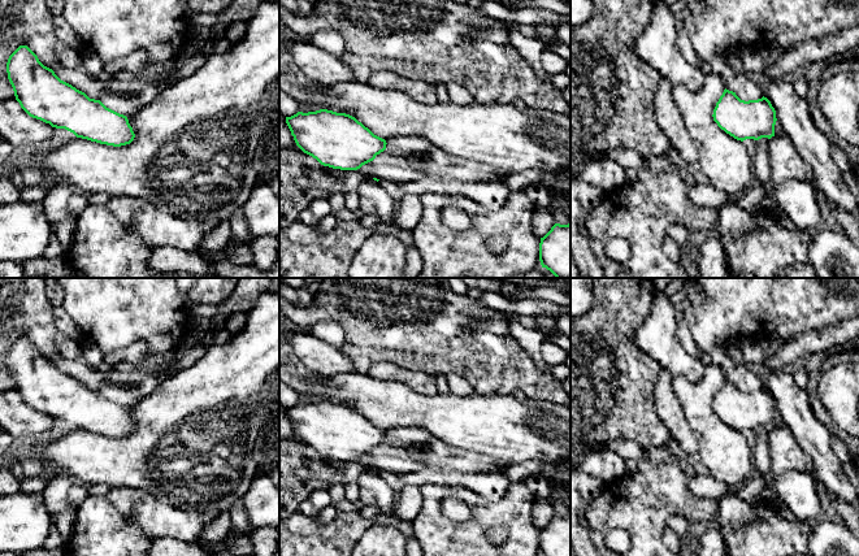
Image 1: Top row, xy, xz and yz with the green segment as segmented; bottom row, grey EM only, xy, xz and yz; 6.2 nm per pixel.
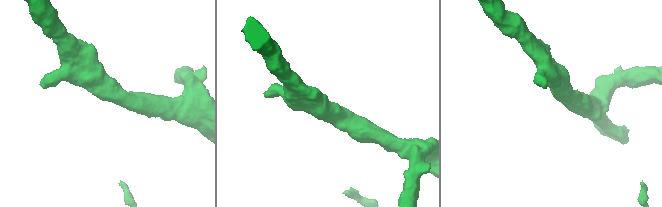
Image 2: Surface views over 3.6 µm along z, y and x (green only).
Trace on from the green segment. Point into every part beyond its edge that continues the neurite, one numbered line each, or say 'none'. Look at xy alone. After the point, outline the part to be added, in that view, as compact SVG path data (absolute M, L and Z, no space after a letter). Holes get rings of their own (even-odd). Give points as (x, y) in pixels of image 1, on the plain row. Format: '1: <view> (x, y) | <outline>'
none

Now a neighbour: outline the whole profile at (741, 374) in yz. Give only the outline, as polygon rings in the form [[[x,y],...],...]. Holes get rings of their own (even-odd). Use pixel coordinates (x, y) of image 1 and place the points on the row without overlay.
[[[728,365],[725,379],[733,382],[741,391],[758,391],[764,387],[762,379],[745,365]]]

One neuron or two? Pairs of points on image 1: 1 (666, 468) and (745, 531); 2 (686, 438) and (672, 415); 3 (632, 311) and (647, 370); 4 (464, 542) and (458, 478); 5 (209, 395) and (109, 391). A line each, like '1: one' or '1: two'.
1: two
2: one
3: one
4: two
5: two

